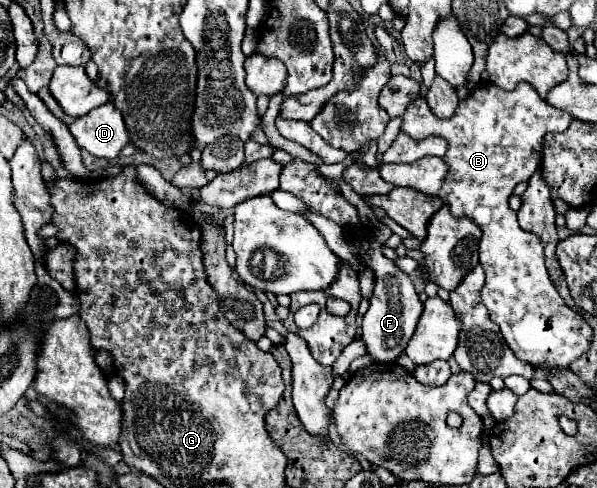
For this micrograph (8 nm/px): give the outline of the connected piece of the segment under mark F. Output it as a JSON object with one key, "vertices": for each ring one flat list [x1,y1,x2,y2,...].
{"vertices":[[371,240,361,248,363,248,363,250,359,250,361,258,367,262,367,266,375,274,375,292,369,300,371,302,369,310,363,316,361,338,363,338,367,352,373,360,393,362,407,348,407,344,409,344,409,340,417,328,417,322,421,318,423,304,419,300,419,294,415,292,411,278,403,270,399,270,393,260,383,256,383,248,379,242]]}

